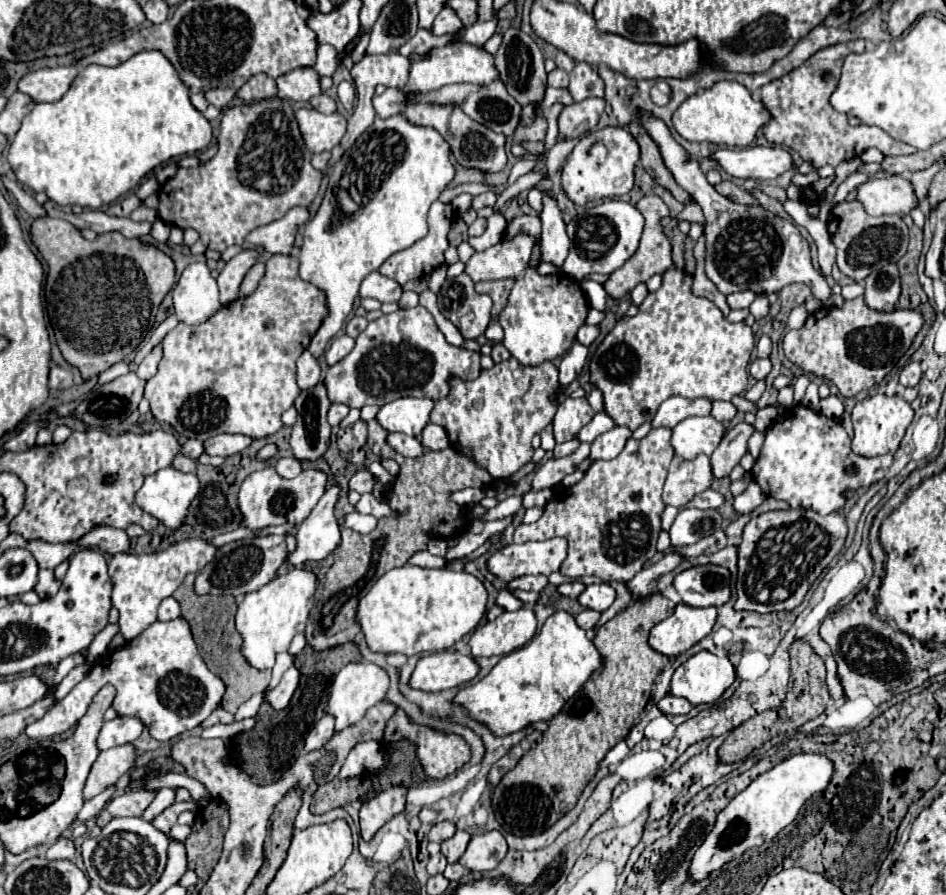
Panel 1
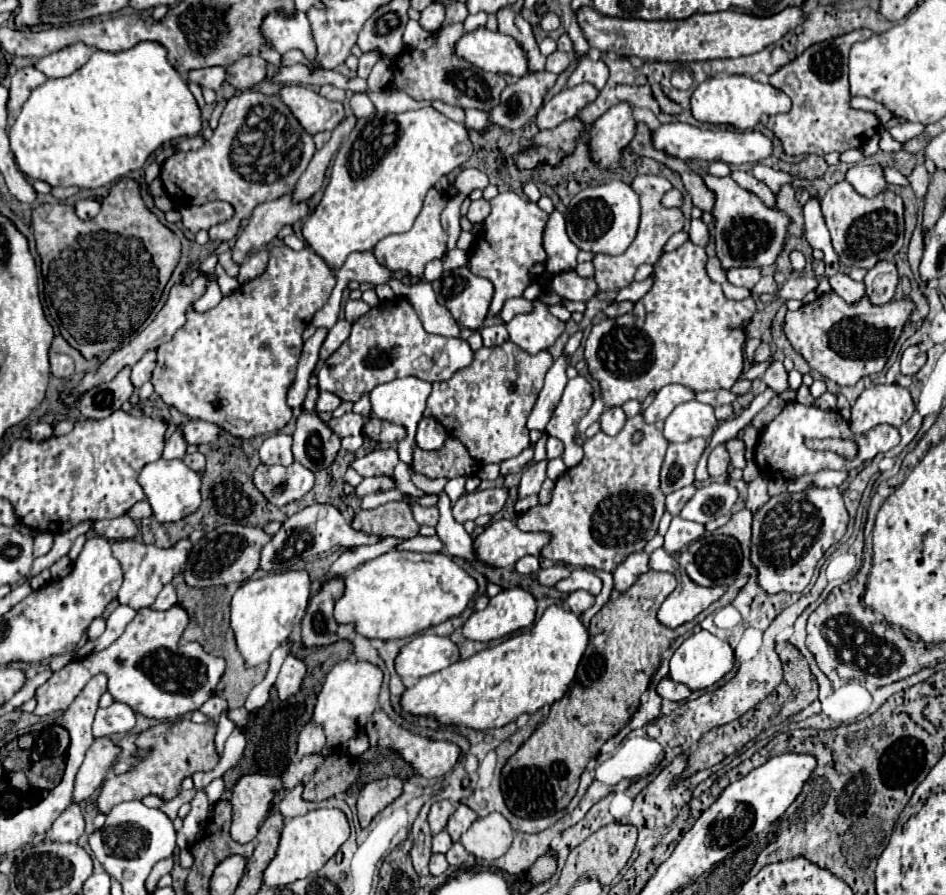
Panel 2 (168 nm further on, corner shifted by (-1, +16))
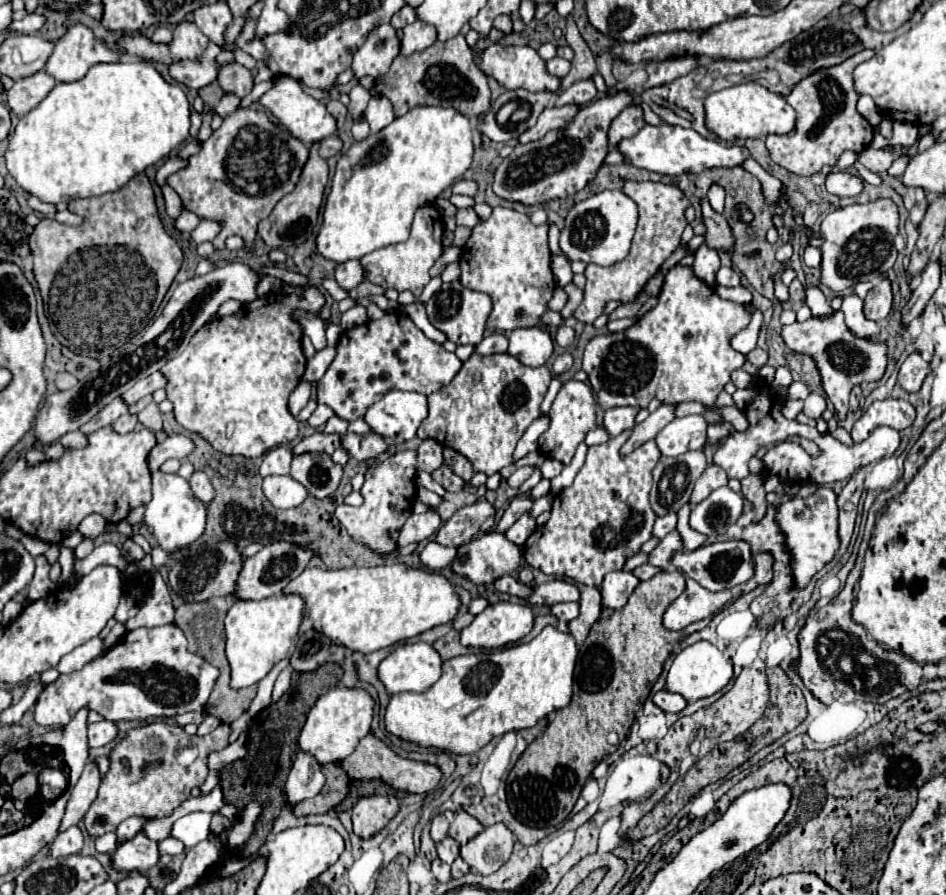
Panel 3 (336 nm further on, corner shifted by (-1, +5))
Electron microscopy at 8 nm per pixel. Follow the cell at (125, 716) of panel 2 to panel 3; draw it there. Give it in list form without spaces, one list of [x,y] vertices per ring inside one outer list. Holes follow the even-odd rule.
[[[99,721],[99,723],[91,723],[89,725],[89,747],[103,747],[107,743],[111,743],[119,733],[117,723],[113,721]]]

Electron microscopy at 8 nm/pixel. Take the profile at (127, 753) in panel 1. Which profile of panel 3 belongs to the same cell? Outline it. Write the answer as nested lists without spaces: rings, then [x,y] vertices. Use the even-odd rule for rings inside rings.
[[[89,761],[87,767],[83,769],[83,775],[77,781],[77,785],[71,791],[71,799],[67,803],[65,817],[61,821],[61,829],[59,831],[65,831],[67,827],[77,825],[83,819],[83,815],[87,813],[87,809],[91,807],[91,803],[97,797],[97,789],[101,785],[101,779],[103,777],[99,773],[97,763],[95,761]]]

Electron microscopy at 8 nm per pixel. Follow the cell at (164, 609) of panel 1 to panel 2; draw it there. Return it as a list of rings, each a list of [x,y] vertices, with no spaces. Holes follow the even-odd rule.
[[[165,584],[163,590],[159,592],[159,596],[155,598],[155,602],[151,604],[151,610],[167,610],[171,606],[177,604],[177,594],[175,588],[171,584]]]

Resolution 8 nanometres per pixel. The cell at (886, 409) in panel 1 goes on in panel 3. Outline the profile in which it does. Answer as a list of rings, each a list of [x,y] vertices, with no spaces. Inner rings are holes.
[[[883,399],[873,401],[869,409],[861,415],[861,419],[855,421],[851,429],[851,437],[855,443],[861,443],[867,439],[875,427],[887,425],[897,431],[911,427],[915,421],[915,407],[909,401],[903,399]]]

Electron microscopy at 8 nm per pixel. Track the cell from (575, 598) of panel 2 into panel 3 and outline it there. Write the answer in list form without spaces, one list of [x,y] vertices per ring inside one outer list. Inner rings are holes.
[[[559,603],[551,611],[559,621],[573,621],[579,617],[579,603]]]

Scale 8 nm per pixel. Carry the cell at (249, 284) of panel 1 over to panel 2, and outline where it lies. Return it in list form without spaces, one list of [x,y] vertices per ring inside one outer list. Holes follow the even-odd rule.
[[[259,250],[259,252],[251,254],[251,256],[243,262],[243,266],[241,266],[241,270],[239,270],[239,276],[237,276],[239,284],[245,284],[245,282],[257,278],[259,274],[263,274],[265,268],[267,268],[267,262],[269,262],[267,250]]]

